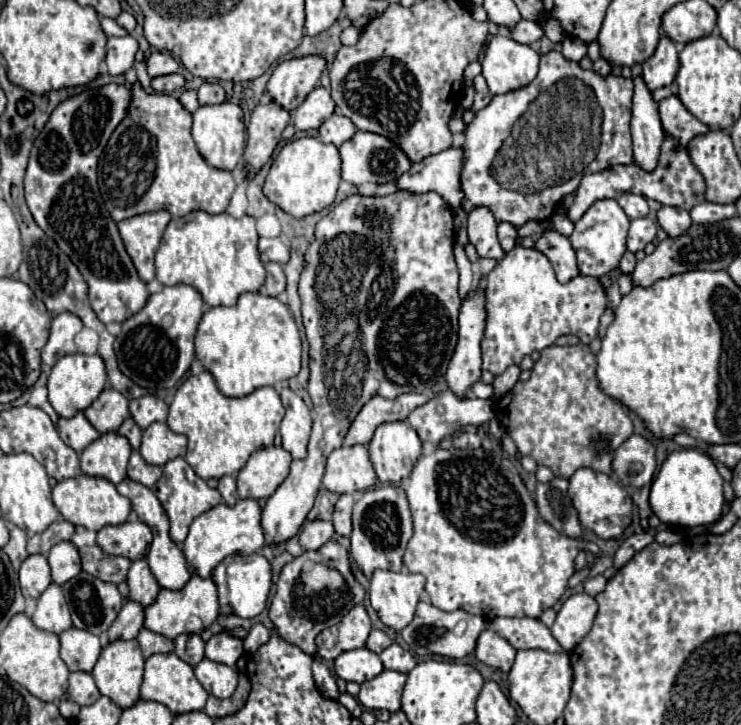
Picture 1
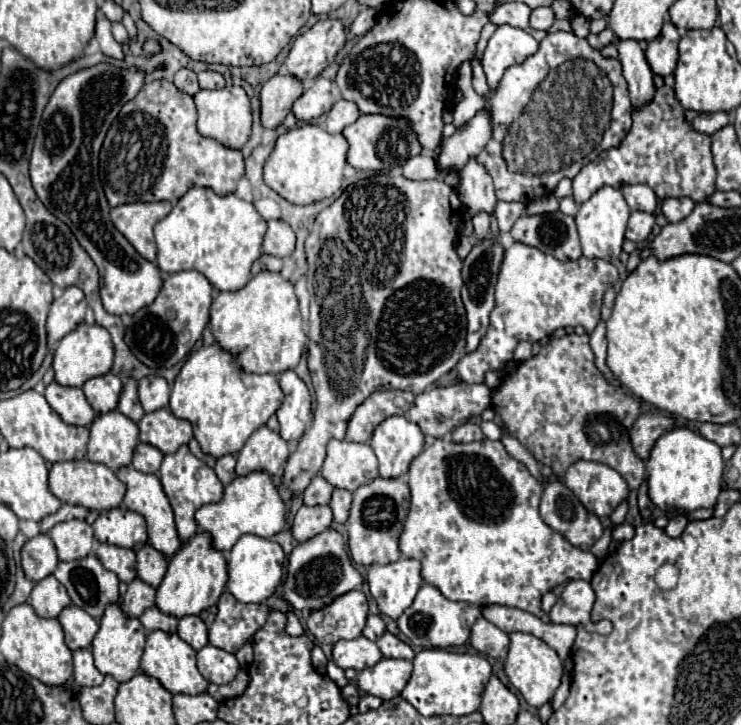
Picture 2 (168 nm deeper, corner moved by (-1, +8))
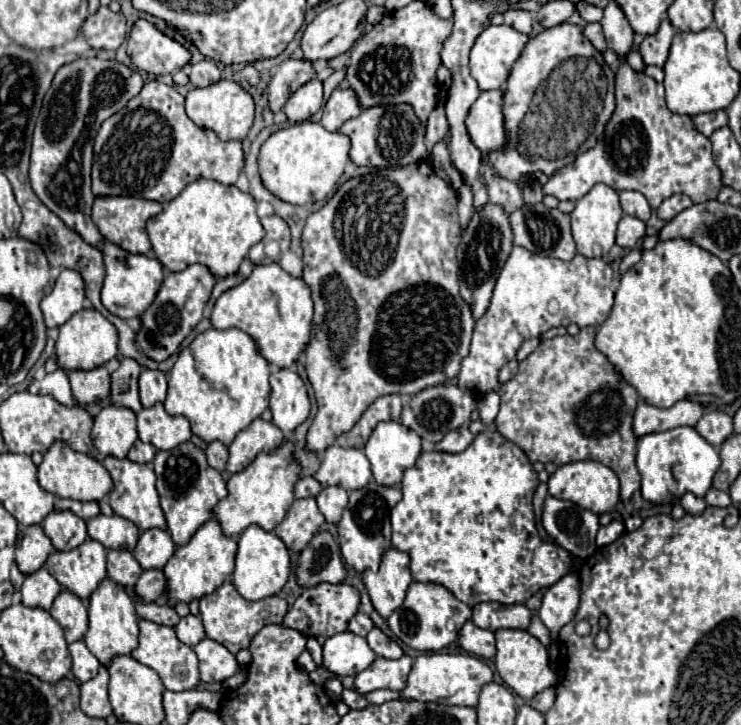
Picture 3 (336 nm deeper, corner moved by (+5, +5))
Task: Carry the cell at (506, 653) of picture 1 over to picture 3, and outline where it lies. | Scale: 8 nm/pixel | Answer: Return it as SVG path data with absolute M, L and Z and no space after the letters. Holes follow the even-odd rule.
M466 621L460 627L458 643L460 643L460 647L464 651L474 653L474 655L484 657L484 659L490 659L490 657L496 655L496 639L494 639L494 633L488 631L488 629L476 627L472 621Z

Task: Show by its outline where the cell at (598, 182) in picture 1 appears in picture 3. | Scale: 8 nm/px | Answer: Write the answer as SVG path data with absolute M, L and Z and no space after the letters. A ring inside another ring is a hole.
M622 63L616 71L616 111L612 113L608 125L604 127L604 133L600 135L600 141L584 153L576 157L572 165L564 165L564 169L558 169L554 175L548 177L548 181L542 185L546 195L554 195L560 201L578 201L582 199L596 183L606 183L618 191L634 189L640 191L652 209L656 209L664 199L672 197L674 193L688 195L694 203L704 203L718 197L718 191L722 185L722 173L714 163L712 157L712 143L708 137L704 137L694 125L692 117L688 115L674 115L668 111L664 101L664 87L662 83L656 83L652 77L634 71L628 63Z

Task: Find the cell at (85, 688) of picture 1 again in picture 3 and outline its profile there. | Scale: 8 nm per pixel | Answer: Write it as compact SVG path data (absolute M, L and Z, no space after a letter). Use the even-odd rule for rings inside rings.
M74 641L74 643L68 645L68 649L70 649L70 655L72 655L72 673L74 673L74 677L80 683L96 677L96 673L100 669L100 661L88 651L84 641Z

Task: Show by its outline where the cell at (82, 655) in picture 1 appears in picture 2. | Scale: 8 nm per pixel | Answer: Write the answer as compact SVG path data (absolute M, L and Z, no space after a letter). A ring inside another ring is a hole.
M68 606L66 610L62 610L62 614L58 616L62 628L64 628L64 636L66 636L66 646L74 652L74 650L88 650L92 646L92 640L98 632L98 622L88 616L84 610L76 608L76 606Z

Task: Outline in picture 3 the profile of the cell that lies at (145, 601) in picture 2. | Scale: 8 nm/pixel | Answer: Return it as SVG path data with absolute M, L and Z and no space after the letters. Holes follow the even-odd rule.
M150 569L144 571L136 583L136 593L144 599L144 601L156 601L162 591L166 589L166 577L162 569Z

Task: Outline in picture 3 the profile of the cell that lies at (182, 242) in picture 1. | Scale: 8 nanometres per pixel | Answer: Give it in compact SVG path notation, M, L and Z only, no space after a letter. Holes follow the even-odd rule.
M208 179L190 183L162 213L148 219L146 229L154 255L168 271L182 271L192 263L204 263L218 277L234 275L248 249L264 237L254 197L234 185L220 185Z

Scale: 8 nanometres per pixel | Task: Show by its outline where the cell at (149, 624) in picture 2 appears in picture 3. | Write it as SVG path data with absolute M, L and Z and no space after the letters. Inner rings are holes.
M138 595L132 597L136 603L136 613L140 619L150 619L154 623L160 623L160 625L168 625L168 627L174 627L178 621L180 621L180 615L174 611L174 607L170 605L158 605L158 603L144 603Z

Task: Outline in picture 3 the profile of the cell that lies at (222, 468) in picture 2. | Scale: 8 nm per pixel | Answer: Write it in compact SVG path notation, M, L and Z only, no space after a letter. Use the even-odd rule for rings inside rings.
M212 441L212 443L208 443L206 455L208 455L208 463L210 463L210 467L224 471L226 461L228 461L228 447L226 447L224 443L220 443L220 441Z

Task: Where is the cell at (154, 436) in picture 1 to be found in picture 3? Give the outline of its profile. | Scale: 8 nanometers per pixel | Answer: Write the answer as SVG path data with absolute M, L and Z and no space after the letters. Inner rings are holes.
M162 403L138 413L138 437L156 449L174 449L192 437L190 423L182 415L168 415Z

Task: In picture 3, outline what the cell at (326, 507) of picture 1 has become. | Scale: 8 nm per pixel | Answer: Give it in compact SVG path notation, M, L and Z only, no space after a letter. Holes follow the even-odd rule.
M302 477L296 483L294 495L296 495L296 499L304 499L304 497L316 497L320 491L322 491L322 485L314 477Z

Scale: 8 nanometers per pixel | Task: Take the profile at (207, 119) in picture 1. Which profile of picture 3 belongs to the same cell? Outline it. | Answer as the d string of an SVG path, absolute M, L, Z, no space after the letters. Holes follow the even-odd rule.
M220 79L210 87L192 89L186 95L186 113L196 125L216 131L218 137L224 141L230 141L230 139L242 141L254 123L254 99L236 81Z

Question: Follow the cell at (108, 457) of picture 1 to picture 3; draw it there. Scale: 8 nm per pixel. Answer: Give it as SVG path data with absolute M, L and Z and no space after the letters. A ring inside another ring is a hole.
M106 405L94 419L92 429L94 451L100 459L106 455L114 455L124 459L138 439L136 431L136 413L128 407Z

